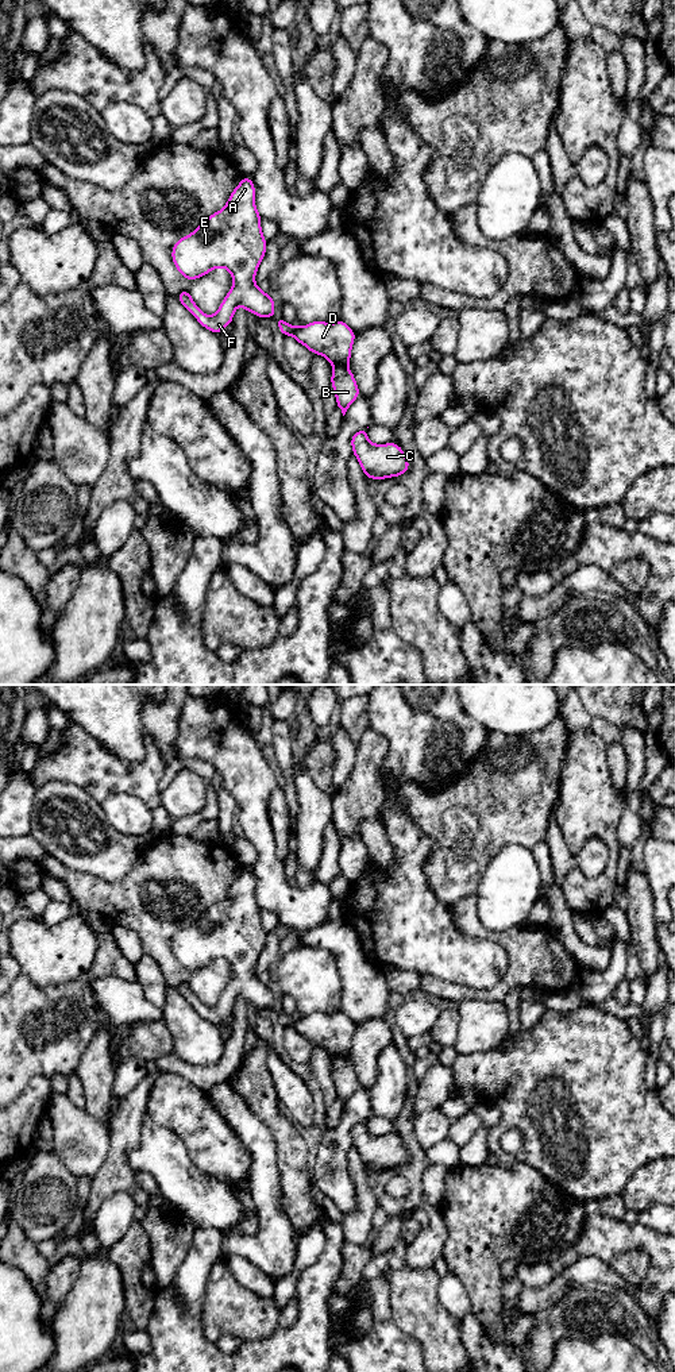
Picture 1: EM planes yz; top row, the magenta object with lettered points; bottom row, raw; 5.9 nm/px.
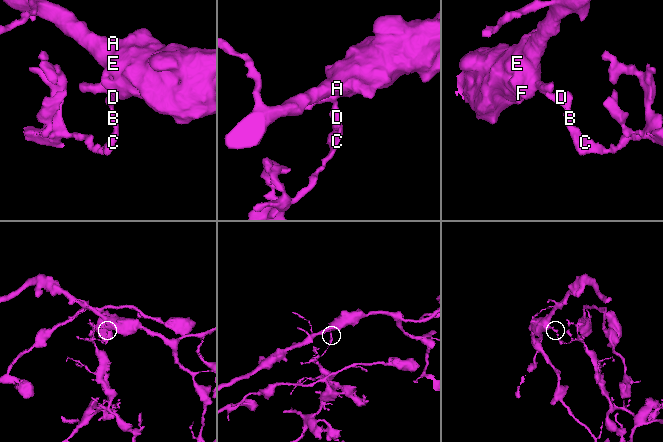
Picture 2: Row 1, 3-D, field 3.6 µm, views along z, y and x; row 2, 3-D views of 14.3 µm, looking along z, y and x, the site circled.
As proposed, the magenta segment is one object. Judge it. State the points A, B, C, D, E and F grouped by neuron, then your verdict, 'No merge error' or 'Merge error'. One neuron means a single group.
Groups: A D E F / B C. Merge error

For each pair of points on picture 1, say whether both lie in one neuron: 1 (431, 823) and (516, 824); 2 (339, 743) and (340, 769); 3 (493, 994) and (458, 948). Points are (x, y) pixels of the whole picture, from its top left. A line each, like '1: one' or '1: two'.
1: one
2: one
3: two

